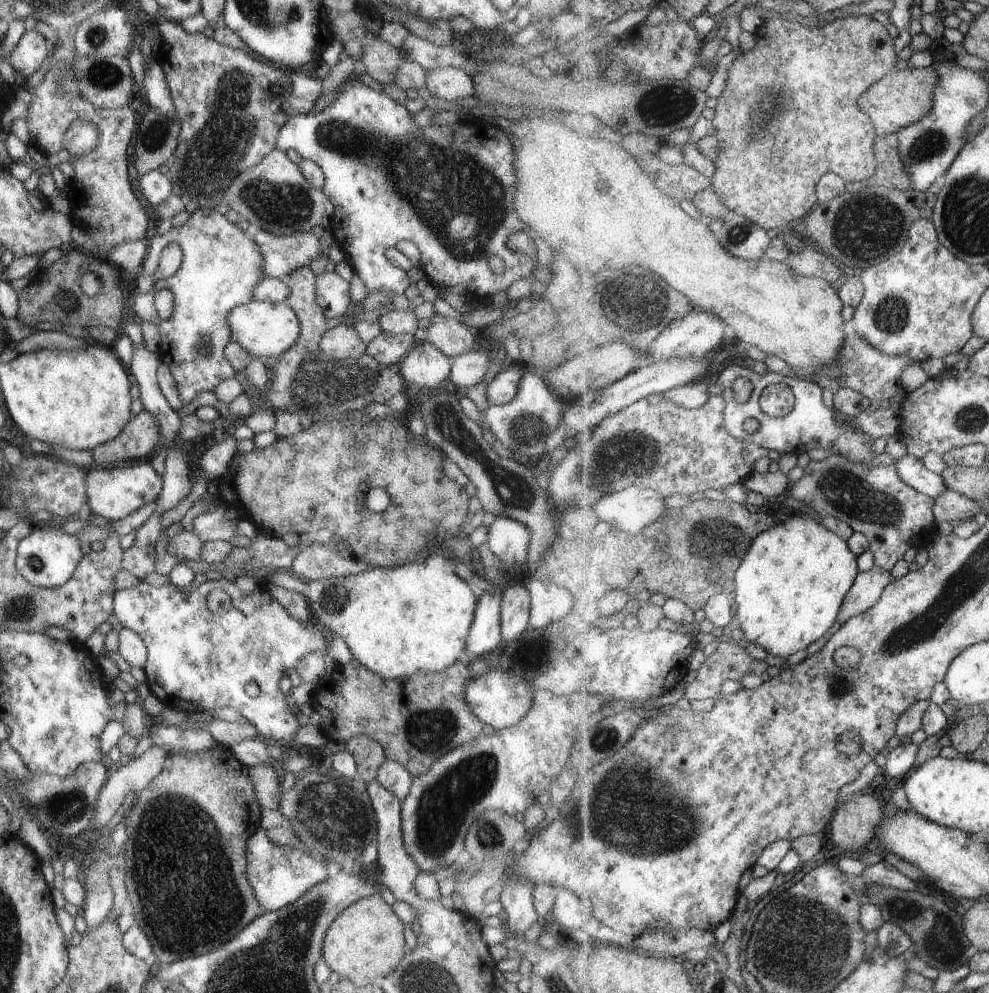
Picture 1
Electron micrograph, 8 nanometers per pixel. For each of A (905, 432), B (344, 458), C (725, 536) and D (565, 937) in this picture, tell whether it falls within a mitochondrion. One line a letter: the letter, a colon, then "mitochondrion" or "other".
A: other
B: other
C: mitochondrion
D: other

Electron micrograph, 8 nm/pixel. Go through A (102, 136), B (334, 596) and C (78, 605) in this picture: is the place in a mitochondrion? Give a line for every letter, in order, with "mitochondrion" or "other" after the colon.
A: other
B: mitochondrion
C: other

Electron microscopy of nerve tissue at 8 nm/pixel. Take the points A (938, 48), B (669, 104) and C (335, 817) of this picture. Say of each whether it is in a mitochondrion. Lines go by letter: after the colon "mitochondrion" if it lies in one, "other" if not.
A: other
B: mitochondrion
C: mitochondrion

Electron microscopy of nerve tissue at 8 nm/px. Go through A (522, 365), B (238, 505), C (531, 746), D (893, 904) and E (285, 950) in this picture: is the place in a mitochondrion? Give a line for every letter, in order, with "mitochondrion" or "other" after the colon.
A: other
B: other
C: other
D: mitochondrion
E: mitochondrion

